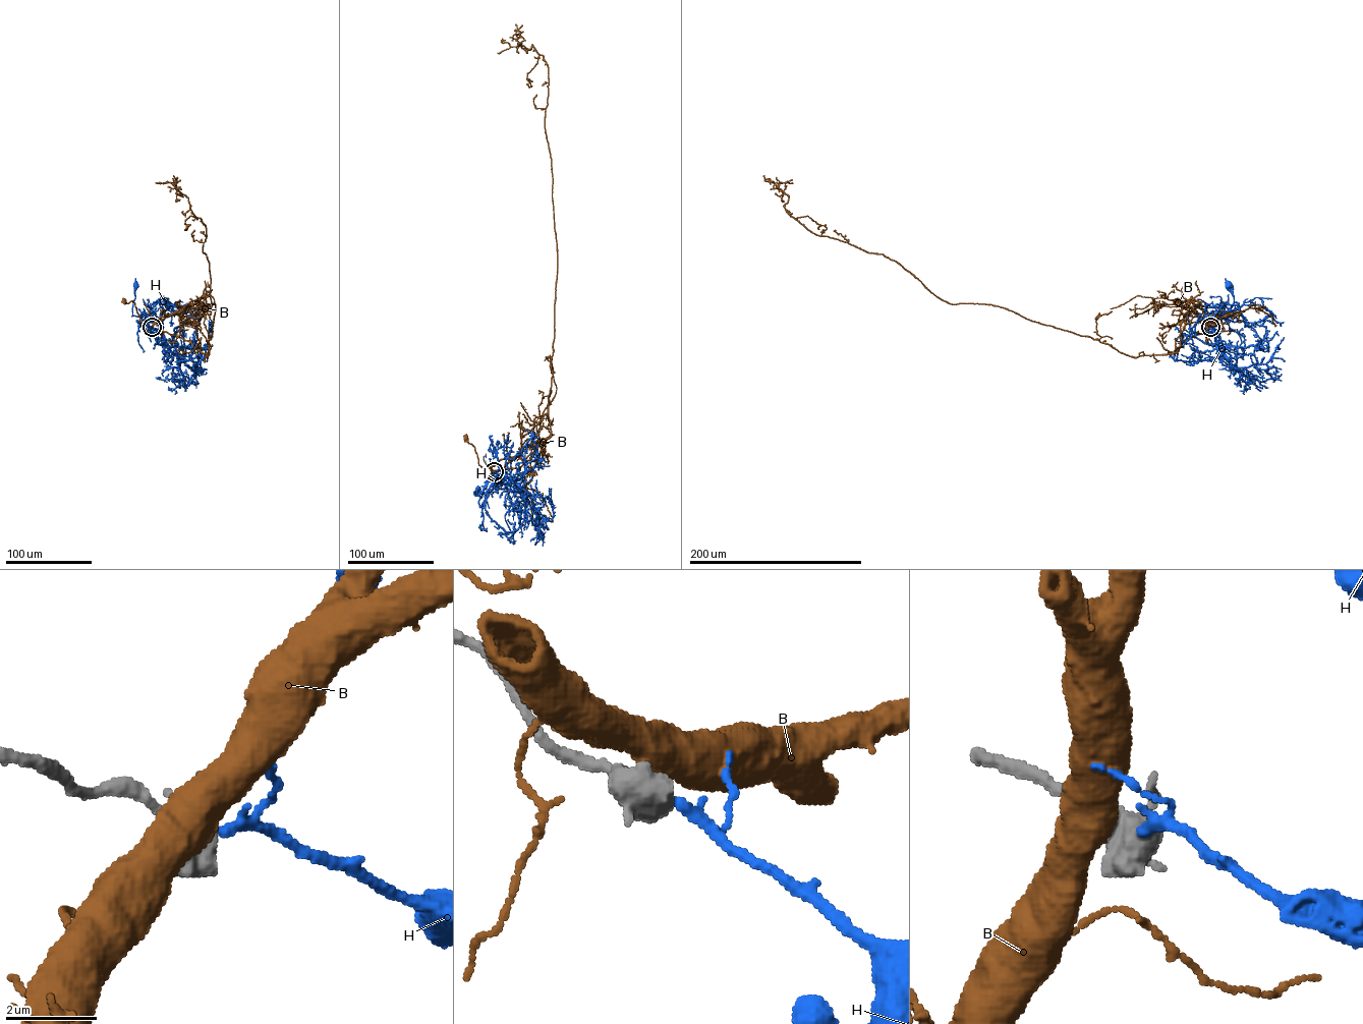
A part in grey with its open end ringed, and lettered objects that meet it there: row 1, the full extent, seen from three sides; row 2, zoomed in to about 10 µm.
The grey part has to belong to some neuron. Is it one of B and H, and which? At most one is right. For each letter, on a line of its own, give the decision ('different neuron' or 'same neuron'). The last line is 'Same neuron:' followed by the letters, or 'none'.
B: different neuron
H: same neuron
Same neuron: H

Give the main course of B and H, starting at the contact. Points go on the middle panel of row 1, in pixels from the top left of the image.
B: (493, 470), (478, 464), (474, 446), (466, 439)
H: (494, 471), (504, 474), (492, 478), (475, 496), (473, 492), (476, 495), (477, 489)

